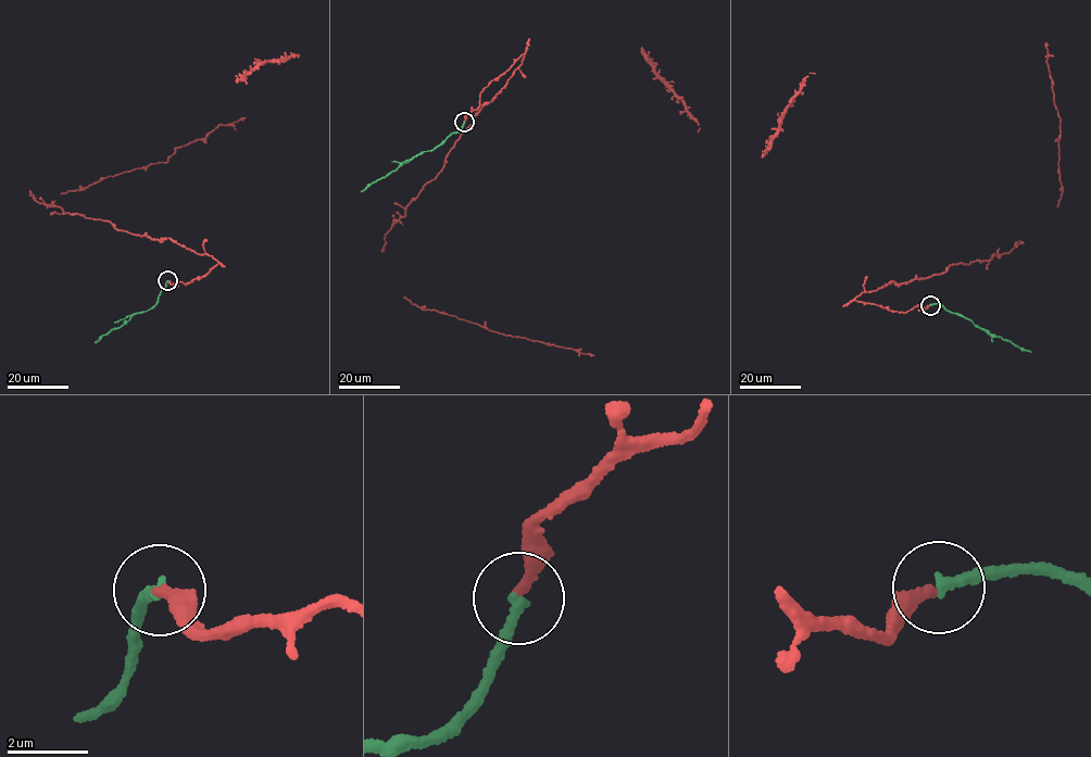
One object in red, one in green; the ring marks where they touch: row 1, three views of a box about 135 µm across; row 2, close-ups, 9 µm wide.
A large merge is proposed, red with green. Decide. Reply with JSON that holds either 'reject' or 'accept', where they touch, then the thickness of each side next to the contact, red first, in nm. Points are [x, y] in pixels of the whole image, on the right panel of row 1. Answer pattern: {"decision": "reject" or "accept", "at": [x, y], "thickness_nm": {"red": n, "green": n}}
{"decision": "accept", "at": [930, 305], "thickness_nm": {"red": 240, "green": 280}}

